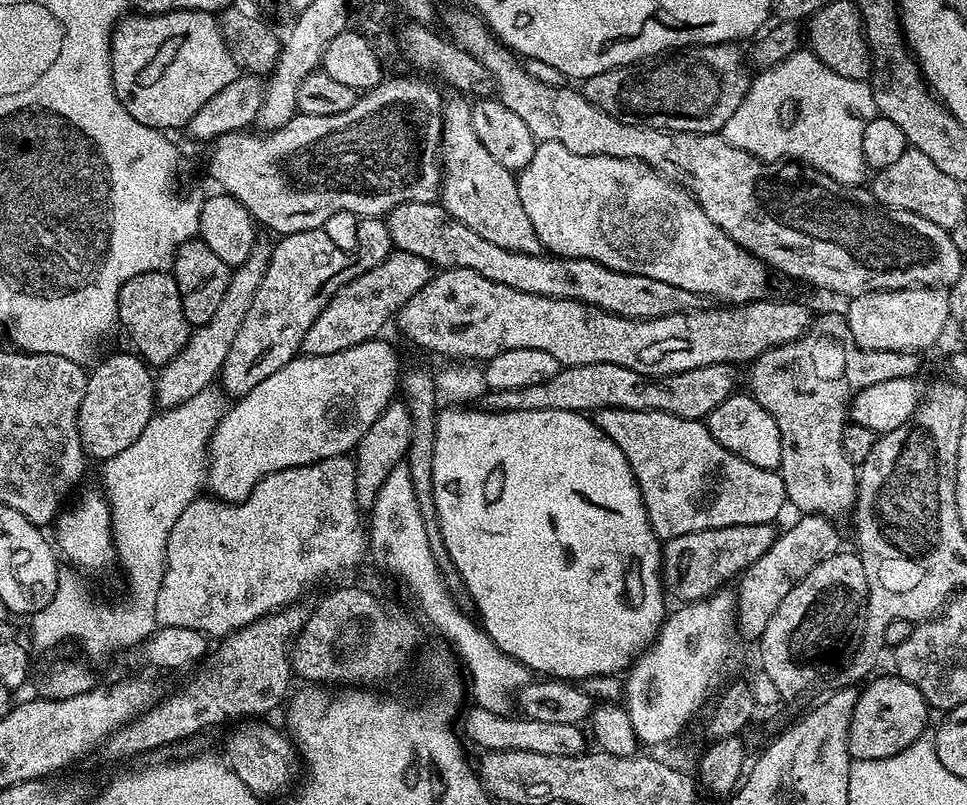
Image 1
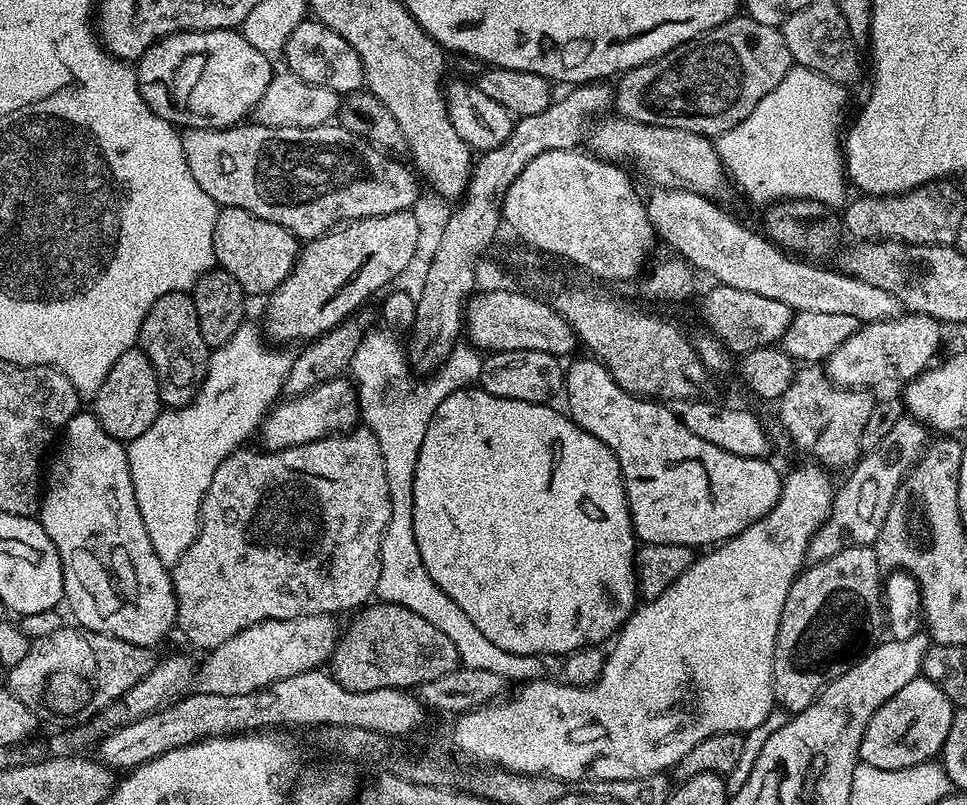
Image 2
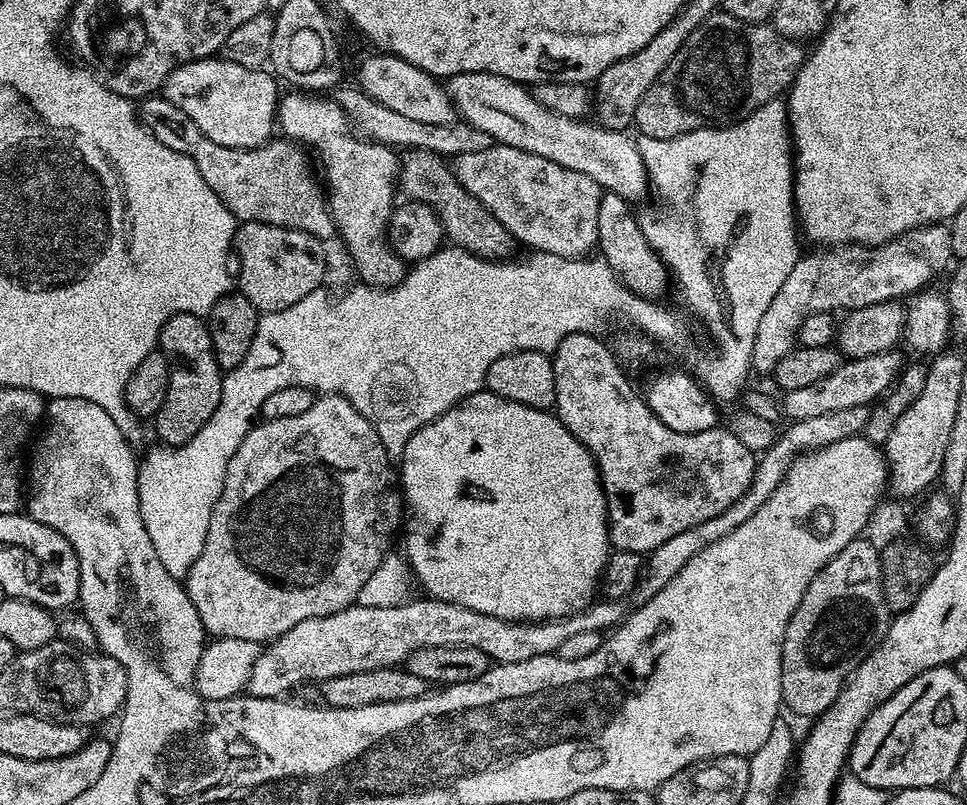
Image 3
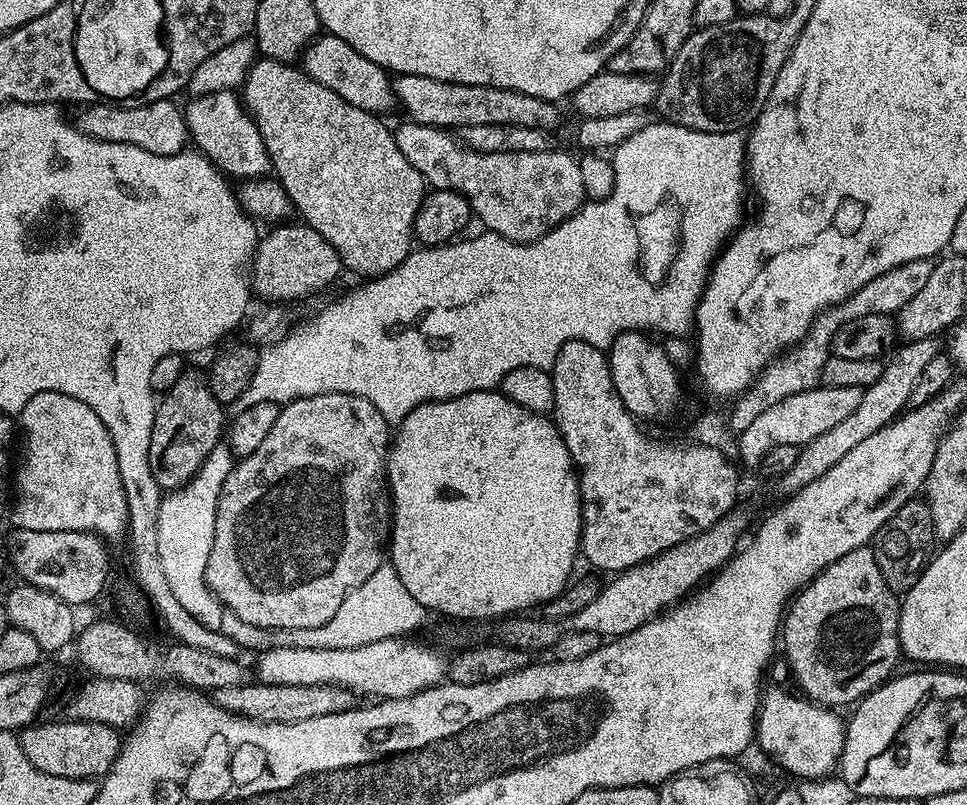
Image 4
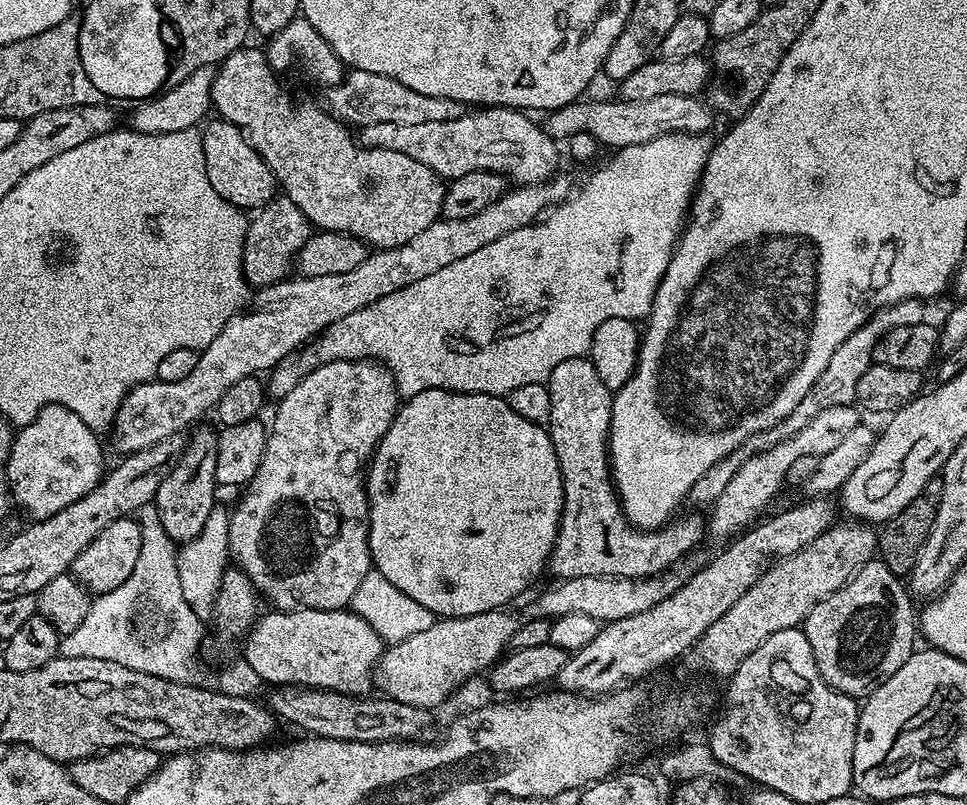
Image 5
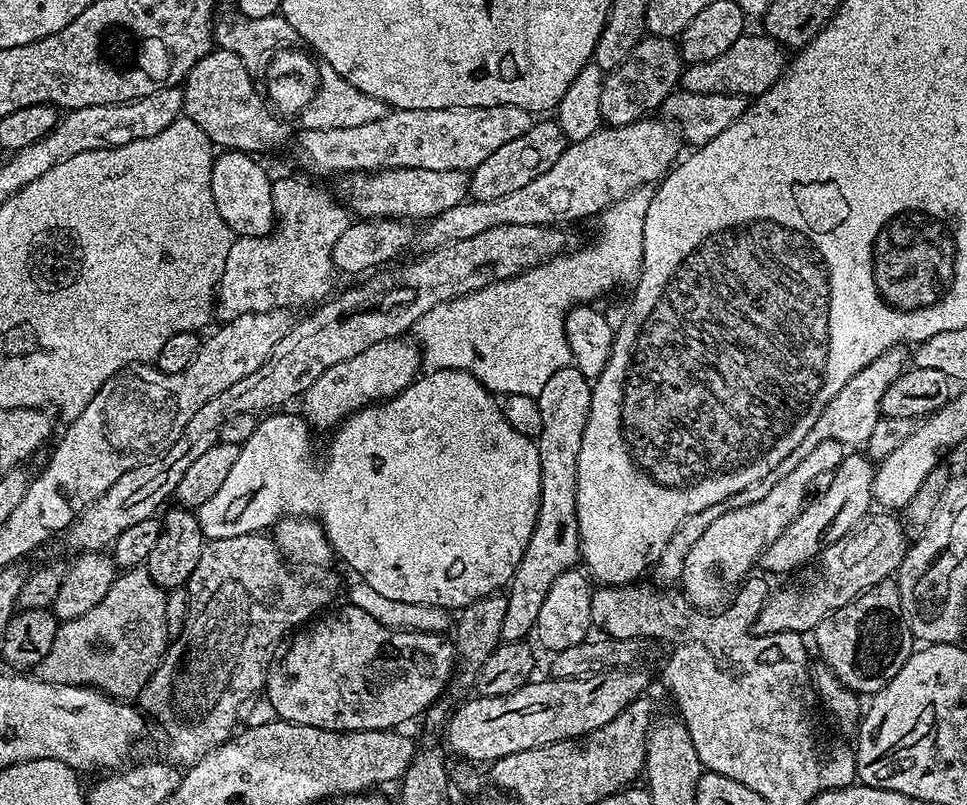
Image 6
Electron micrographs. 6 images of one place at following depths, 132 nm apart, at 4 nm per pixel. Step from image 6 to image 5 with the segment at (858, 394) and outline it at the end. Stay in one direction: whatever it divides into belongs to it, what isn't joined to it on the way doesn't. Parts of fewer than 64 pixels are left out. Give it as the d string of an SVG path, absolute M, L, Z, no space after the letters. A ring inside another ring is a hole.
M928 298L903 300L897 304L889 304L888 307L874 313L854 335L846 338L846 342L842 342L842 346L838 346L838 350L834 350L834 358L830 358L830 362L826 366L826 370L822 370L818 382L814 382L810 392L802 398L795 415L807 418L822 410L830 410L830 406L855 405L858 378L862 378L862 374L866 374L869 364L873 363L872 348L880 341L880 337L891 328L907 324L935 324L937 326L943 324L944 319L948 317L948 308L936 303L940 302L933 302Z

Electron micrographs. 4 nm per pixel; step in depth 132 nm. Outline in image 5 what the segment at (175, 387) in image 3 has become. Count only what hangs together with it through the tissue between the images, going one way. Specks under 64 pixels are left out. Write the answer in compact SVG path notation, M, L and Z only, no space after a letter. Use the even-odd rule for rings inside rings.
M199 428L195 429L197 432L192 437L190 435L187 437L184 451L176 459L162 486L158 486L154 501L162 530L177 545L187 544L196 538L202 532L202 526L206 524L210 510L218 504L216 500L218 485L214 474L217 433L211 432L208 428Z

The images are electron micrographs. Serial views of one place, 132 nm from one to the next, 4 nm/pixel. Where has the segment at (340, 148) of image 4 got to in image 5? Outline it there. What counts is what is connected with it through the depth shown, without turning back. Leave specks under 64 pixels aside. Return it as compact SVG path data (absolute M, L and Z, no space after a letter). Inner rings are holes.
M245 46L234 50L234 54L230 54L216 68L216 77L212 83L212 108L215 115L221 120L230 122L234 126L238 126L238 130L242 134L242 138L248 140L250 146L254 146L256 153L266 162L266 166L270 166L270 170L274 174L279 191L283 195L290 198L290 202L294 202L294 206L298 206L298 210L302 210L302 214L308 219L313 229L323 230L326 232L341 232L342 234L350 234L354 238L358 238L363 244L371 246L373 249L393 248L394 246L402 246L402 242L410 242L410 238L415 238L421 230L426 230L426 226L430 226L434 221L441 219L440 211L442 210L442 198L446 187L445 181L438 174L434 174L434 170L430 170L430 166L422 166L422 162L414 162L414 158L406 158L406 154L398 154L398 150L382 150L381 148L366 148L359 143L354 135L353 129L345 124L343 120L337 120L327 107L316 104L299 104L286 89L280 85L281 77L268 64L267 55L263 51L260 52L251 46Z

